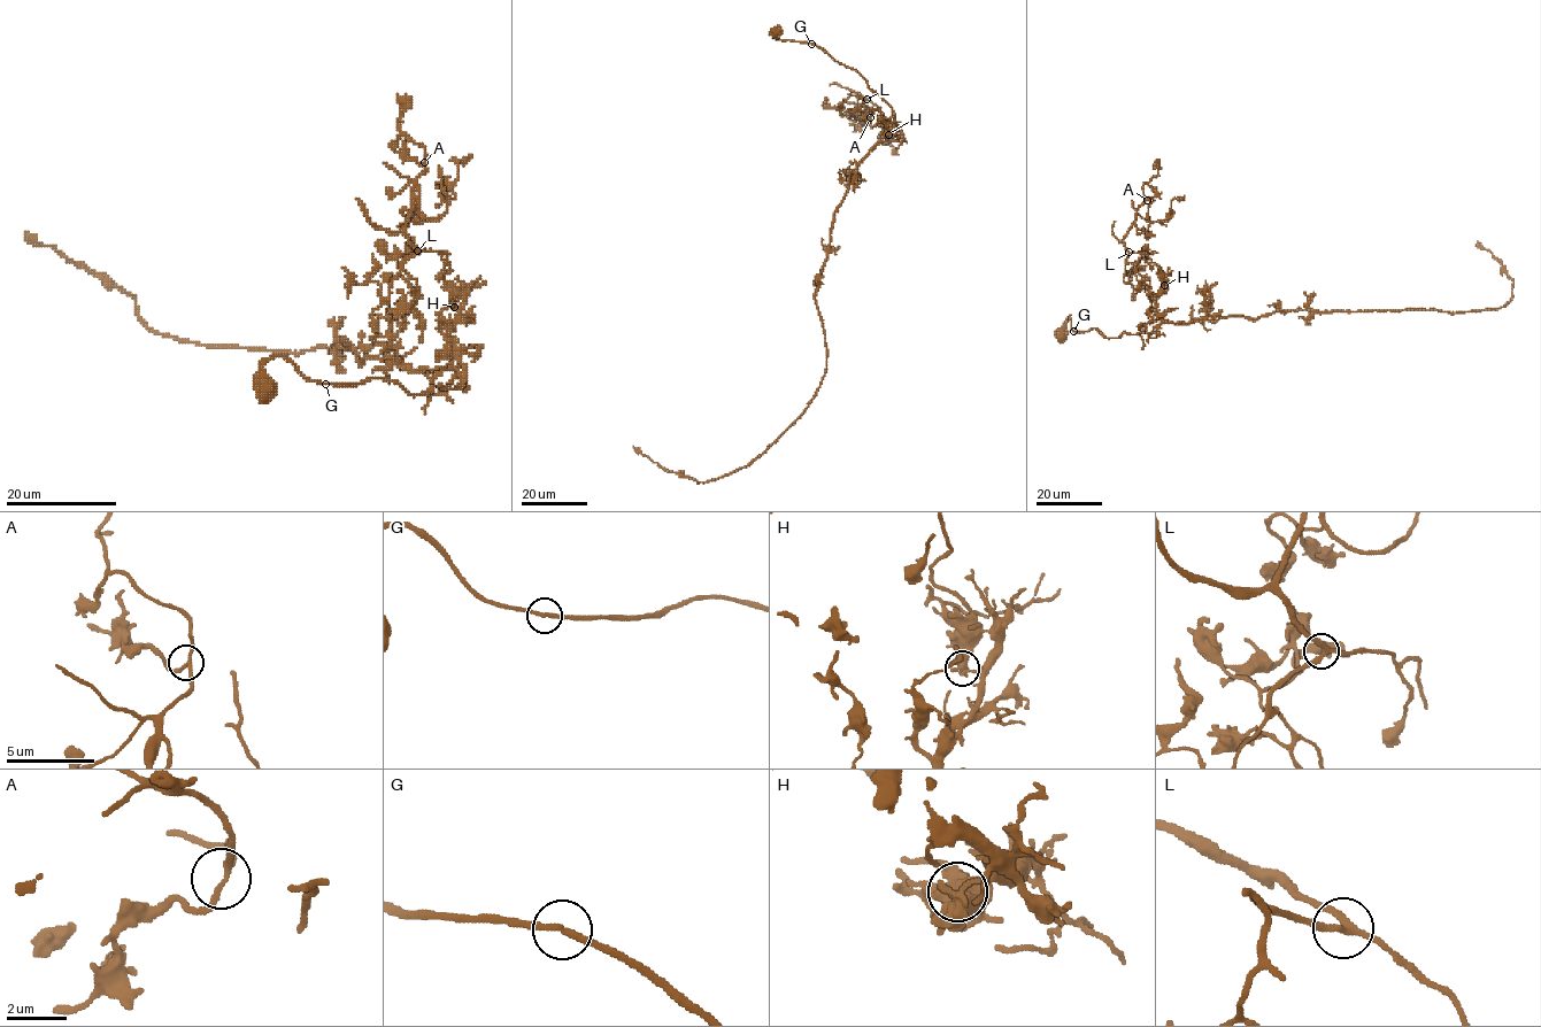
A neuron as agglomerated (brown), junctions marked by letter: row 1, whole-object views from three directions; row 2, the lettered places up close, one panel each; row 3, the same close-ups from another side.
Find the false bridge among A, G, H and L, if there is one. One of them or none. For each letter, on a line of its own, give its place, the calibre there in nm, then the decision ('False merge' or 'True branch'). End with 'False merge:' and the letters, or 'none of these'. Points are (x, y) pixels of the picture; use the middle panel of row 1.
A: Place: (870, 117). Thickness 180 nm. True branch
G: Place: (811, 44). Thickness 200 nm. True branch
H: Place: (888, 134). Thickness 400 nm. False merge
L: Place: (867, 99). Thickness 220 nm. True branch
False merge: H

